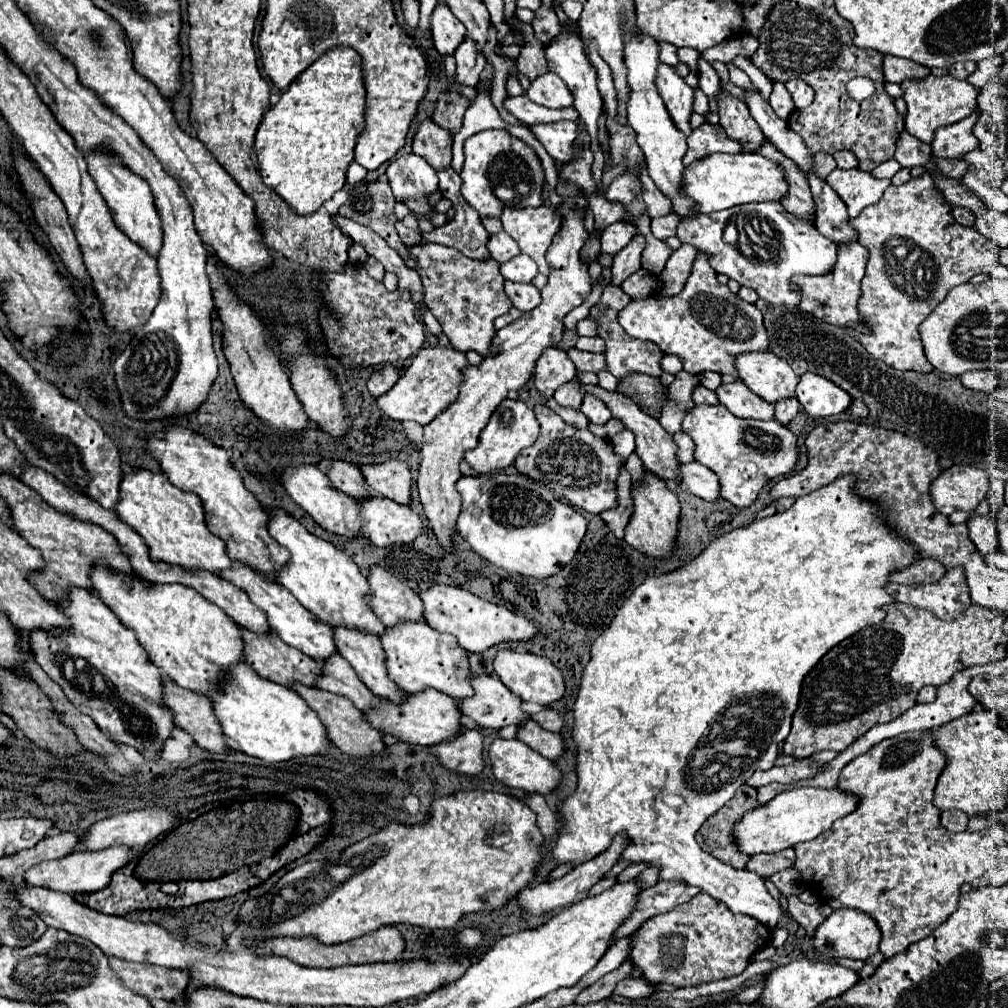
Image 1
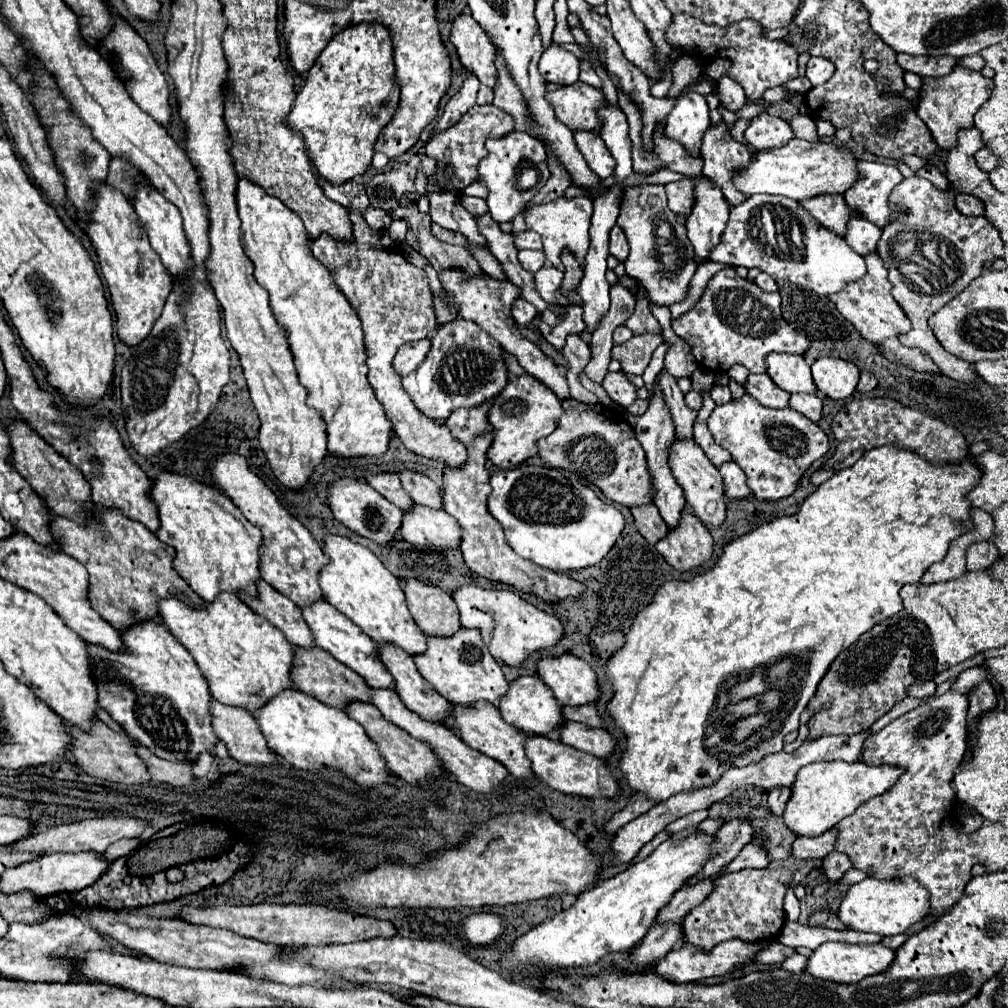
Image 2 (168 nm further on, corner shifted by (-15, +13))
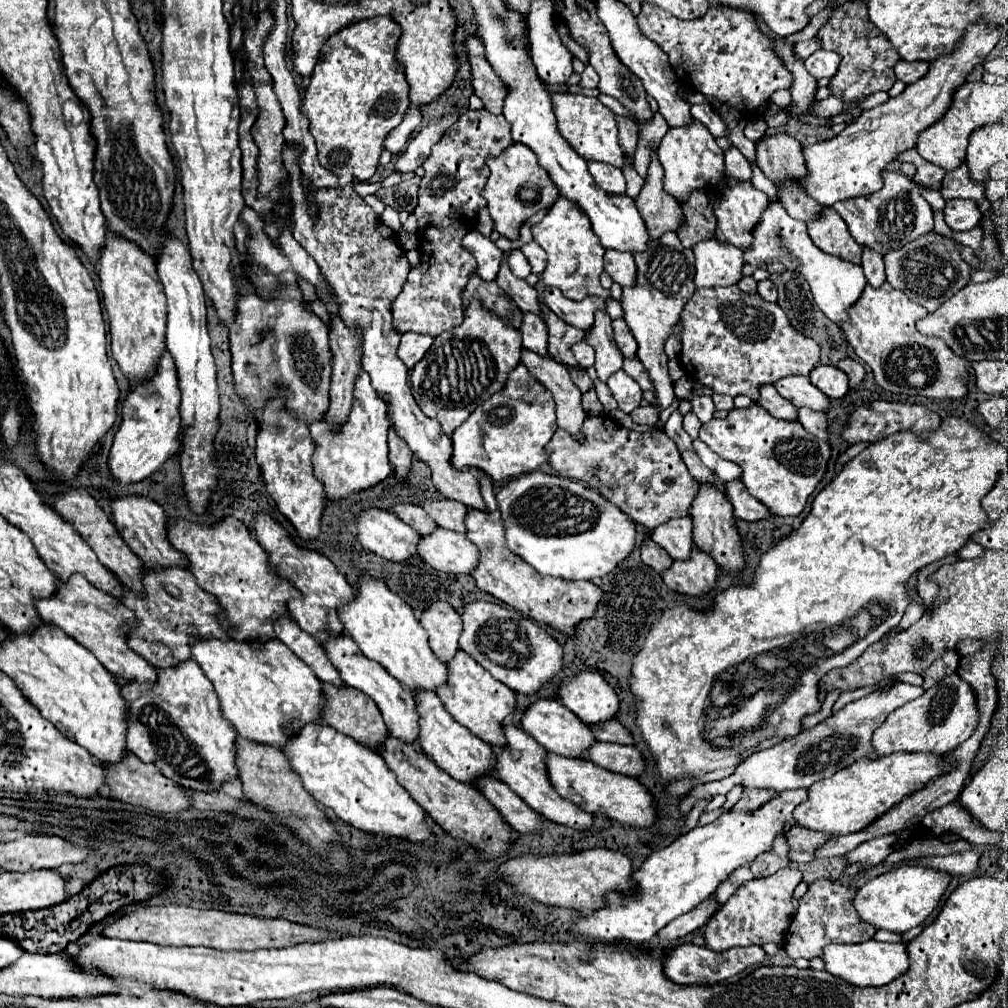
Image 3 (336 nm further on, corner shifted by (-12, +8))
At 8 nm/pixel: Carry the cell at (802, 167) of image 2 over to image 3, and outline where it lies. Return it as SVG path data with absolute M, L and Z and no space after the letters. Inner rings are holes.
M985 25L969 29L963 37L961 47L949 57L935 59L929 65L929 73L921 81L907 85L907 89L901 95L889 99L887 103L863 111L837 137L803 147L807 175L789 181L779 181L777 195L781 195L781 191L785 191L787 187L795 185L809 197L817 199L821 205L833 205L837 201L871 195L879 191L883 187L881 171L885 169L885 165L893 161L901 151L907 151L917 145L917 133L933 125L945 113L945 109L951 103L953 91L965 81L965 75L977 63L981 63L981 59L987 57L987 53L1003 35L1005 31L989 29Z

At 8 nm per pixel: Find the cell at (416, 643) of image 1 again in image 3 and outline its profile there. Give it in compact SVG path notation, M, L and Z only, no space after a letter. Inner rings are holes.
M459 649L455 657L447 663L447 673L447 681L435 689L445 709L453 715L455 721L459 721L485 743L493 747L503 745L503 721L515 709L515 693L501 681L493 679L487 669L481 669L481 665L477 665L477 661L473 661L473 657L469 657L469 653L465 653L463 649Z

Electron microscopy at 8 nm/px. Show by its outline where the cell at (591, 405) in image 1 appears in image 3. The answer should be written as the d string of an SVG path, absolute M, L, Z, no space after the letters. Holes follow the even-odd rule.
M625 371L613 373L607 381L607 387L611 389L619 409L625 411L625 413L631 413L635 407L639 407L639 403L643 399L641 397L641 393L643 393L641 387Z

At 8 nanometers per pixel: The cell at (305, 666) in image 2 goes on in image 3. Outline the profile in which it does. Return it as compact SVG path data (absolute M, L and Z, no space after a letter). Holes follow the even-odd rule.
M321 683L323 685L323 697L325 697L325 707L321 709L321 721L325 725L331 725L333 729L337 729L339 733L345 733L349 737L353 737L355 741L369 745L371 749L377 749L387 735L387 725L377 709L377 705L371 701L371 697L367 697L365 693L349 687L349 685L329 685L329 683Z

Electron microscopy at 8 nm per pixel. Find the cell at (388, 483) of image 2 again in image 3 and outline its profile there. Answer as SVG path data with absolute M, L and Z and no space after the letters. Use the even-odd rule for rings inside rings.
M395 503L393 505L393 513L405 521L411 529L415 529L419 535L429 535L437 523L419 507L419 505L411 505L411 503Z

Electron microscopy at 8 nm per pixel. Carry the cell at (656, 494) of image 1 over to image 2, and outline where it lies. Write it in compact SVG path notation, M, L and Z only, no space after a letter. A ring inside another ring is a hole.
M684 510L676 530L670 530L668 536L656 544L656 550L674 570L688 572L712 558L714 542L708 528L704 528L690 510Z

